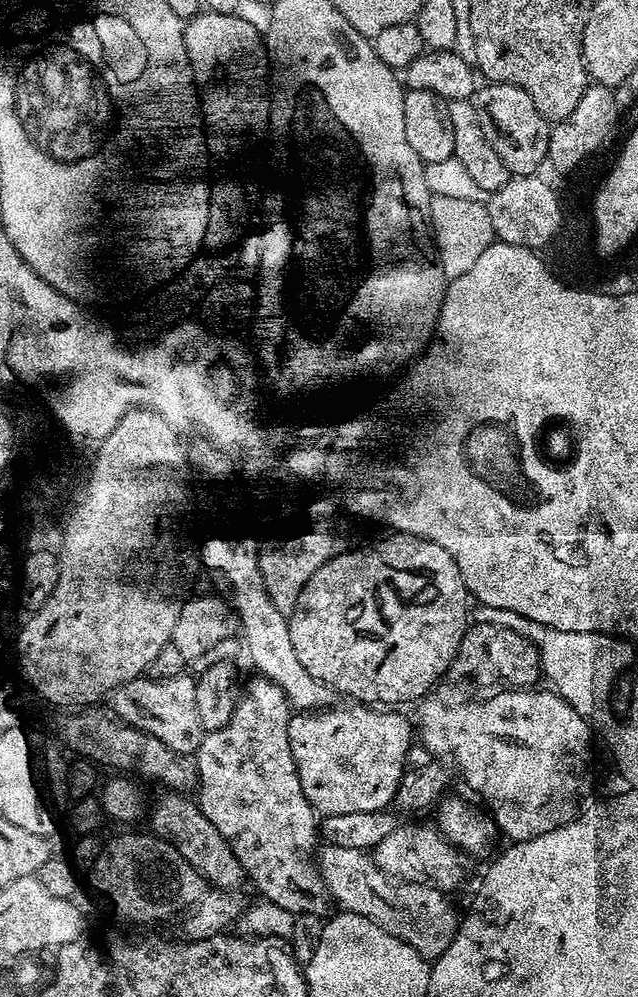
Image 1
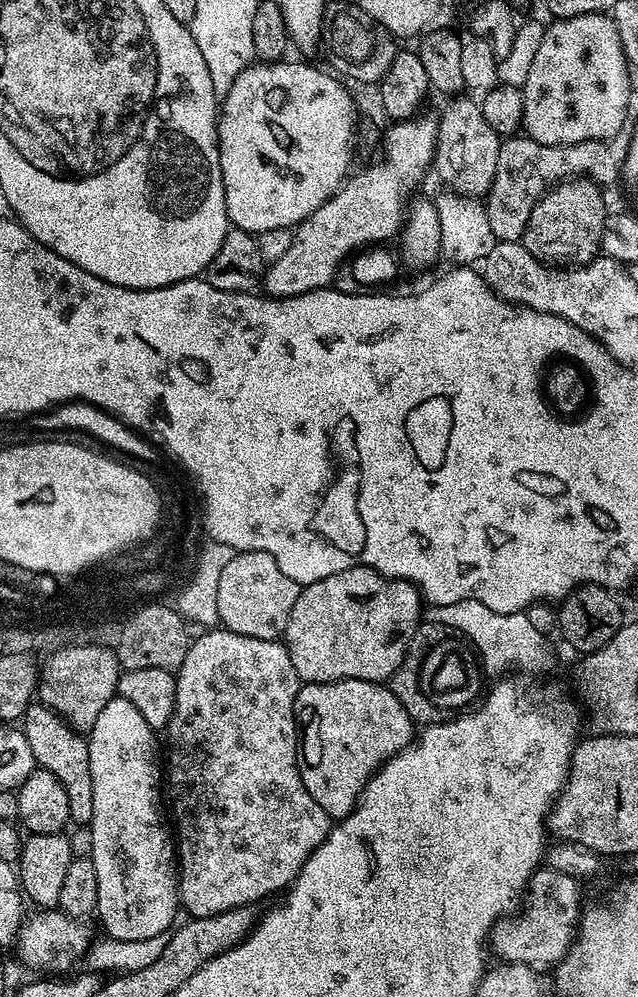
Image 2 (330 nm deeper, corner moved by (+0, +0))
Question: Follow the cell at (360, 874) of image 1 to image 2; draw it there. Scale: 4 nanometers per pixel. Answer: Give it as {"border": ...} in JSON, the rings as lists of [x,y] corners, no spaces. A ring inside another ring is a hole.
{"border":[[[541,866],[528,879],[522,907],[515,914],[492,925],[490,948],[506,964],[525,964],[537,970],[551,969],[559,963],[578,936],[582,919],[581,881],[558,870]]]}

